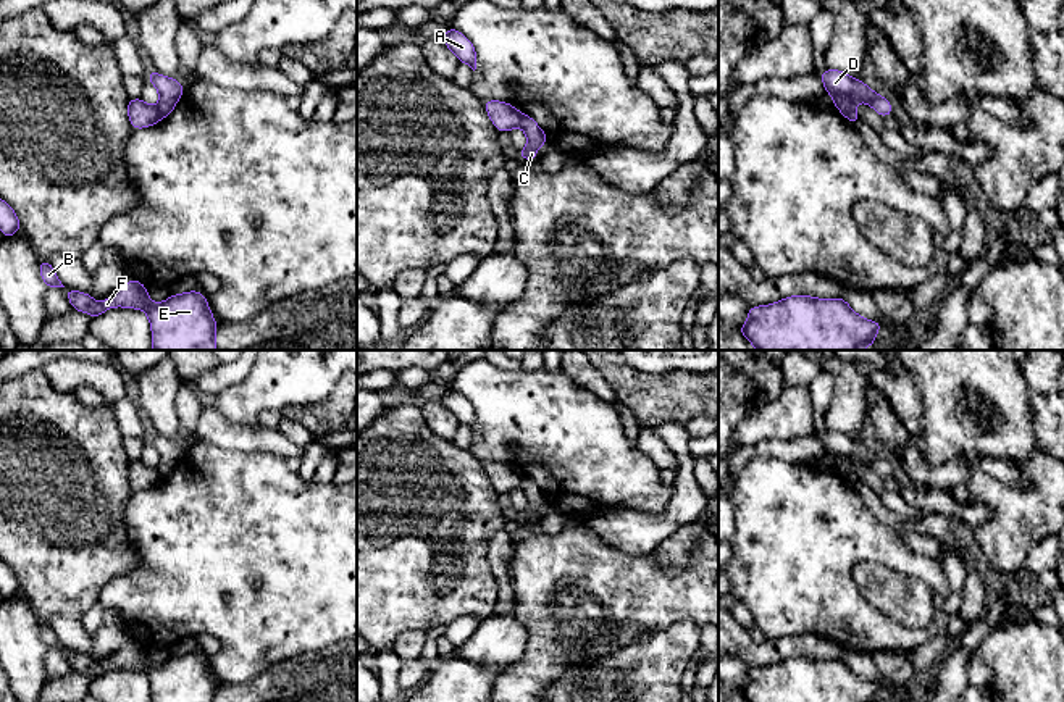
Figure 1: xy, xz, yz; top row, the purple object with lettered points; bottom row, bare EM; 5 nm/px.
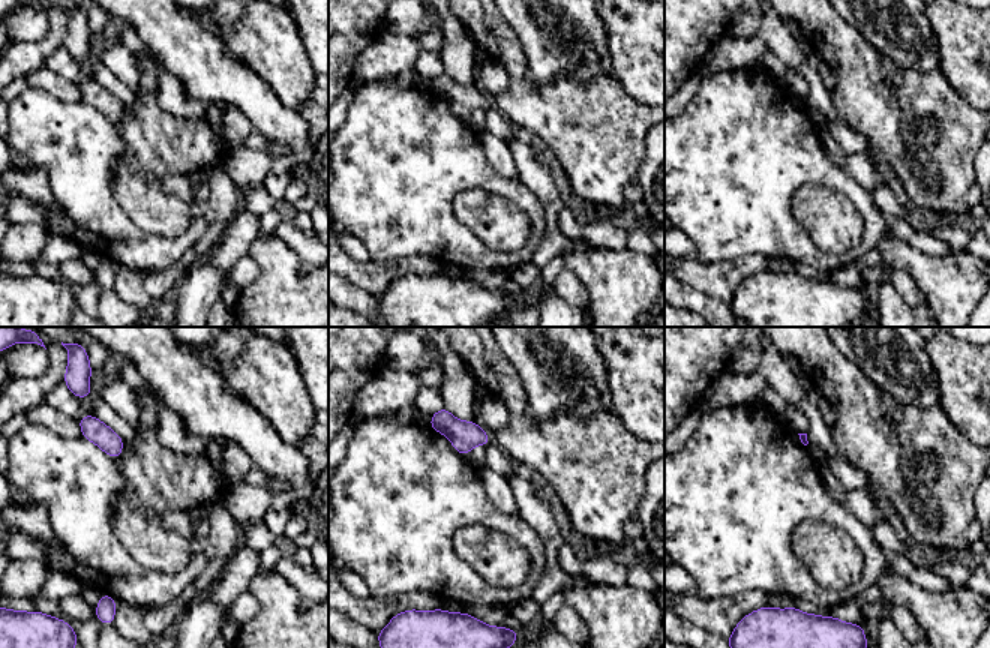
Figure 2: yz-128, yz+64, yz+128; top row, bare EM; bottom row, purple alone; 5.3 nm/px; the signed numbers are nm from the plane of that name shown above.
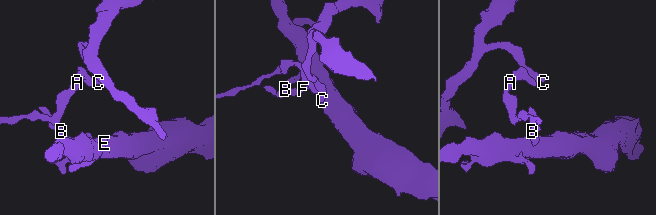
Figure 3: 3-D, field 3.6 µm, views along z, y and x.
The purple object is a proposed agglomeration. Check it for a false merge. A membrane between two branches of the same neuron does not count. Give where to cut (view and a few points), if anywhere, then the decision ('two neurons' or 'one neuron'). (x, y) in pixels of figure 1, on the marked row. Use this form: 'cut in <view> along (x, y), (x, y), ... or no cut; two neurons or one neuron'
cut in xz along (522, 115), (519, 125); two neurons

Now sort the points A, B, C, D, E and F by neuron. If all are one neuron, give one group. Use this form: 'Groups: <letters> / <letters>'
Groups: A B E F / C D

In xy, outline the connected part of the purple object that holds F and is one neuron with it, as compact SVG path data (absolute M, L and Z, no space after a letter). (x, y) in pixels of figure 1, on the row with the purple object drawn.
M131 278L110 299L97 303L90 294L65 289L73 310L87 311L92 320L111 307L144 310L152 326L152 350L218 350L215 345L218 323L199 290L171 294L168 300L152 303L147 286Z

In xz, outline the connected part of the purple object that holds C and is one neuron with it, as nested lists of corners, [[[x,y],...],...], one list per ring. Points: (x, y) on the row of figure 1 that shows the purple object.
[[[522,115],[520,126],[526,134],[528,145],[523,150],[518,150],[518,158],[520,160],[538,160],[536,148],[549,142],[546,132],[528,115]]]

